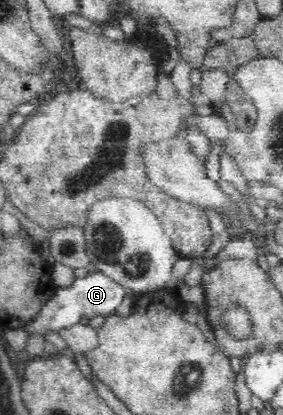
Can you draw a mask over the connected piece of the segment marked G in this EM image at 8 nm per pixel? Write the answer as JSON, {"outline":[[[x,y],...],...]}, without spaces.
{"outline":[[[88,272],[85,277],[75,278],[70,287],[58,287],[56,295],[41,307],[38,315],[35,315],[31,321],[30,327],[23,328],[24,333],[28,335],[28,339],[32,339],[32,335],[38,335],[44,339],[48,331],[59,333],[62,329],[78,323],[82,317],[92,319],[96,316],[108,316],[125,300],[125,293],[126,289],[123,285],[102,272]]]}

